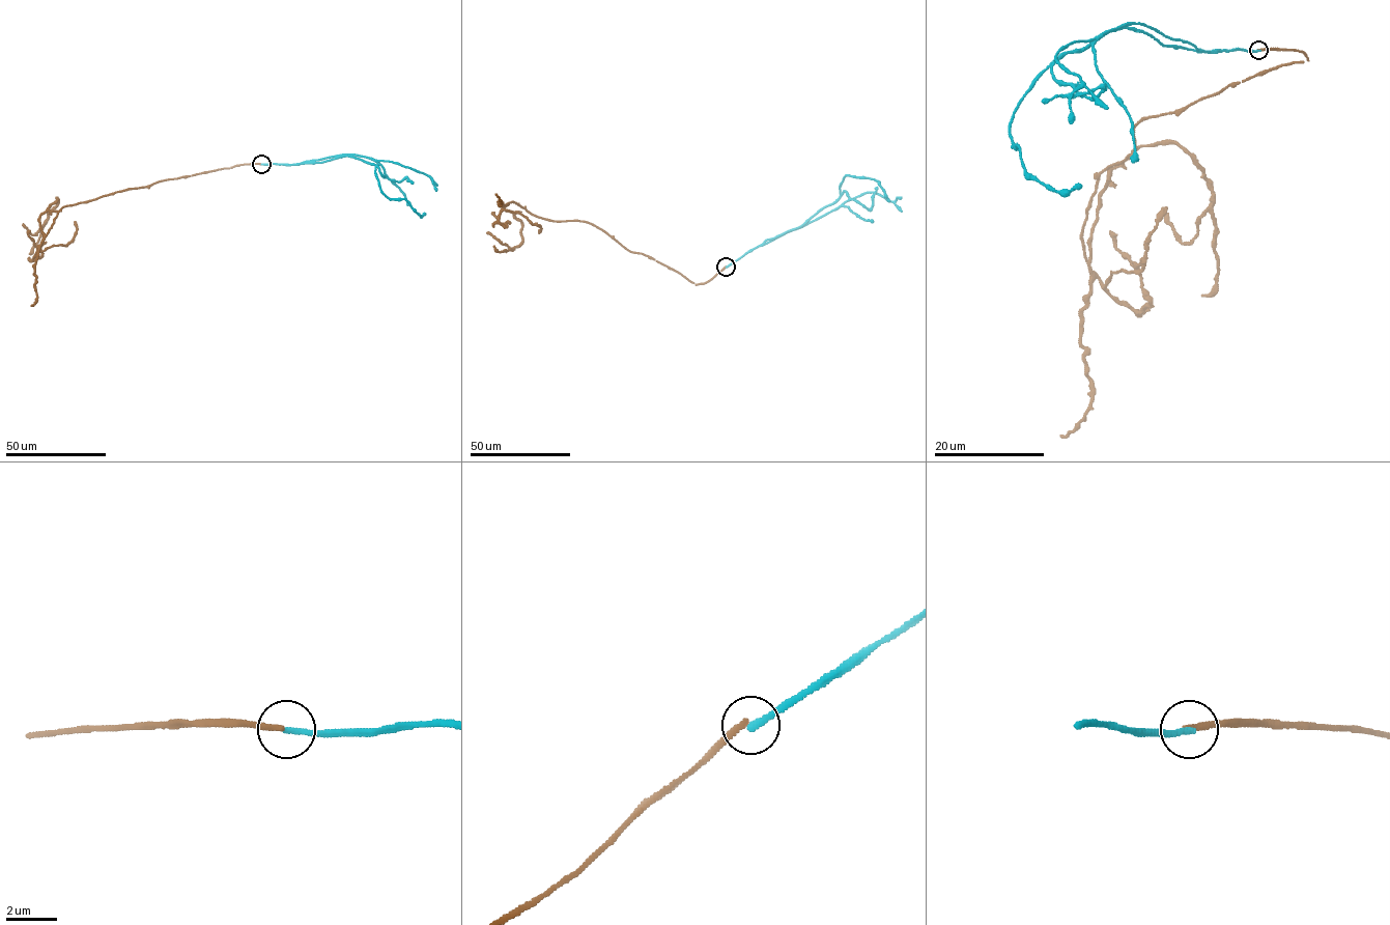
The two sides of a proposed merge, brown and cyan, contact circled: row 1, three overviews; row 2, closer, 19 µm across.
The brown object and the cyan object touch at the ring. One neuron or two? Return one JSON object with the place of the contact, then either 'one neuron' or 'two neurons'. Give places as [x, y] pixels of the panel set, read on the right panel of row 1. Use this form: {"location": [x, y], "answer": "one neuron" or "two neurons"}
{"location": [1258, 50], "answer": "two neurons"}

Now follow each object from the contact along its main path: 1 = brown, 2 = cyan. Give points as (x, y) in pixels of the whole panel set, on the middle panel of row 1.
1: (726, 267), (696, 284), (589, 223), (538, 217), (513, 202), (504, 207), (522, 223), (522, 242), (493, 246)
2: (726, 267), (766, 241), (801, 226), (831, 204), (840, 196), (846, 175), (876, 180), (889, 201)

